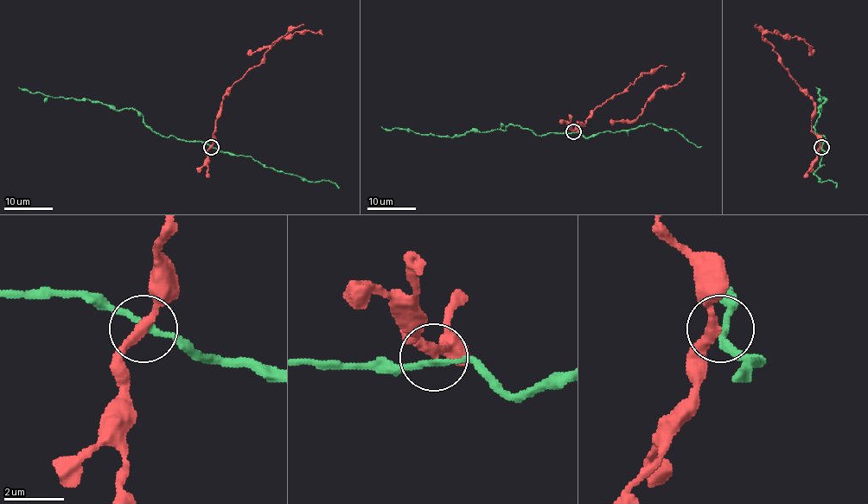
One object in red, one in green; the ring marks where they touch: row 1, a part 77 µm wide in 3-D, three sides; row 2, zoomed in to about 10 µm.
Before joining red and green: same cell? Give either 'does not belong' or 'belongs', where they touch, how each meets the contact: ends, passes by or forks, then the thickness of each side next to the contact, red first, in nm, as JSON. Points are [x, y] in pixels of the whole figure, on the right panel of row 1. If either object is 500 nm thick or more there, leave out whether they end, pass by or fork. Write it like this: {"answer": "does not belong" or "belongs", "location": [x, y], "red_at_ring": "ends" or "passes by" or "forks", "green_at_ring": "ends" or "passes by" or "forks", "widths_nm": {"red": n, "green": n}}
{"answer": "does not belong", "location": [821, 147], "red_at_ring": "passes by", "green_at_ring": "passes by", "widths_nm": {"red": 300, "green": 180}}

